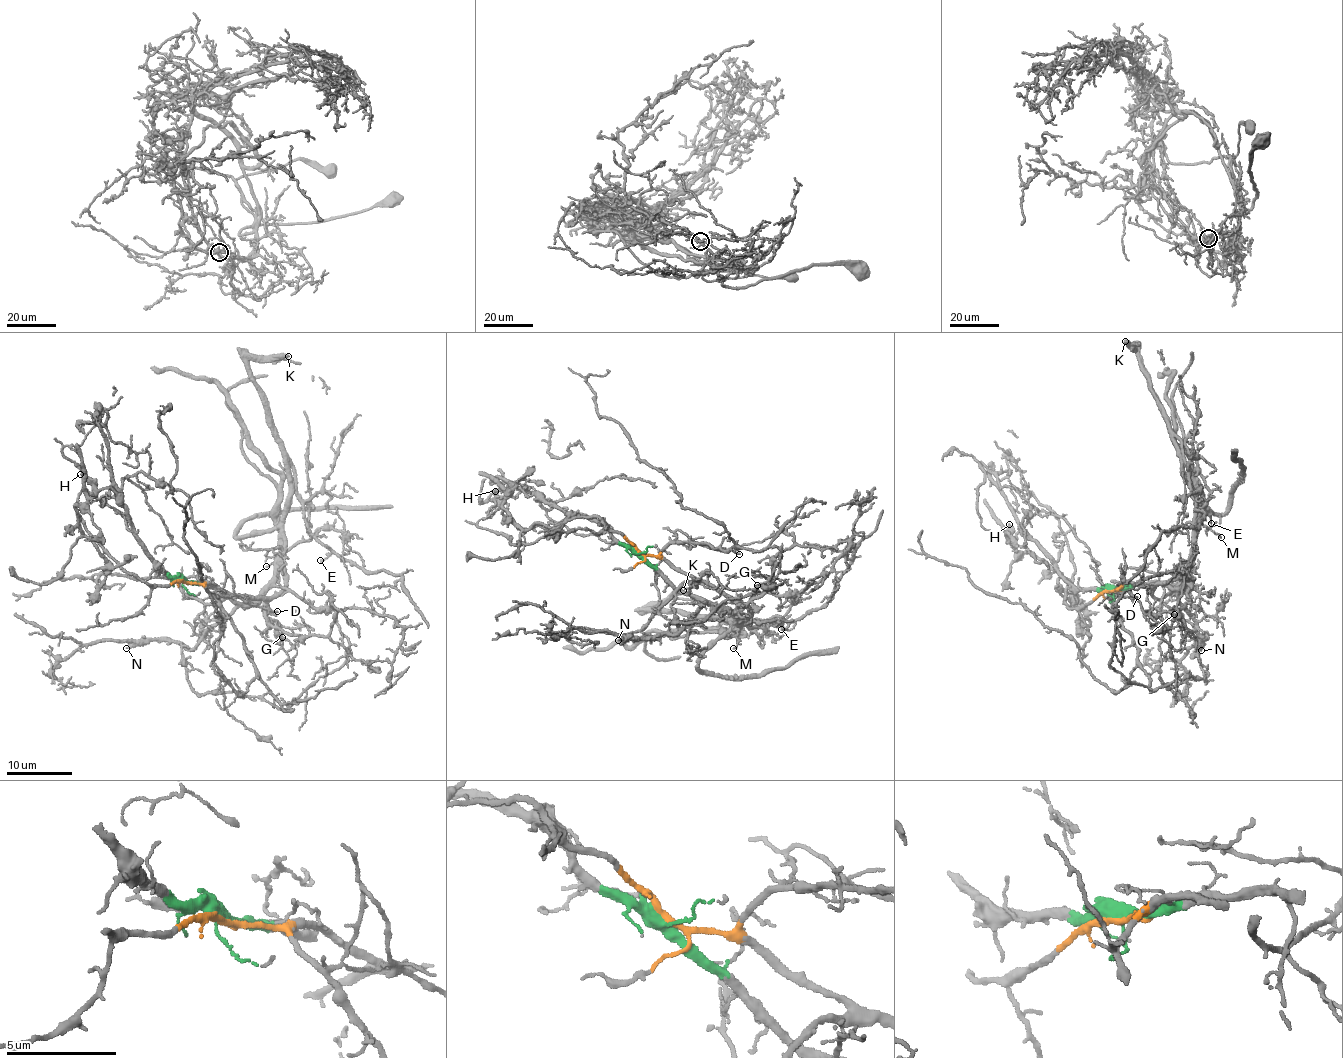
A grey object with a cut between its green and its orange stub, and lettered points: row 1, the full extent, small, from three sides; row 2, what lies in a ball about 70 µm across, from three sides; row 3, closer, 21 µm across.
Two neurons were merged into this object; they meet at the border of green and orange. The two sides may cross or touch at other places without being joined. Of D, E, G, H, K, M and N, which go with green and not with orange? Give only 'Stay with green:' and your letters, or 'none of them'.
Stay with green: G, M, N

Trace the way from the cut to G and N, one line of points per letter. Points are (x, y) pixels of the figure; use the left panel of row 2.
G: (184, 581), (227, 593), (234, 601), (257, 604), (262, 598), (264, 617), (299, 640), (294, 645), (281, 637)
N: (184, 581), (218, 589), (229, 595), (235, 609), (191, 649), (164, 640), (141, 639), (125, 647)

